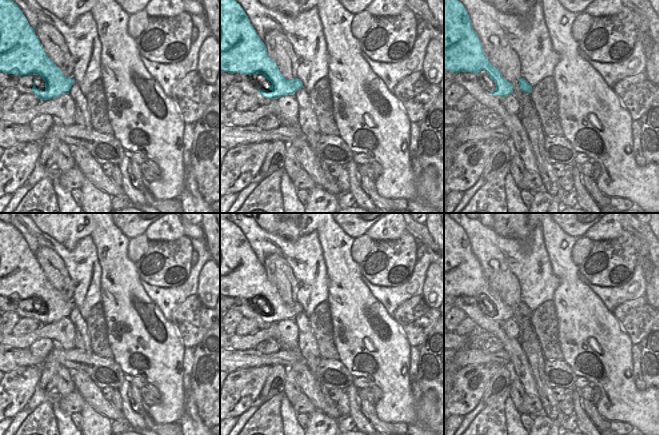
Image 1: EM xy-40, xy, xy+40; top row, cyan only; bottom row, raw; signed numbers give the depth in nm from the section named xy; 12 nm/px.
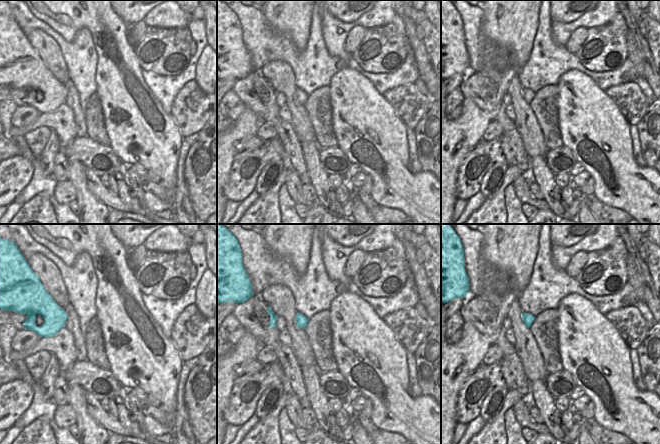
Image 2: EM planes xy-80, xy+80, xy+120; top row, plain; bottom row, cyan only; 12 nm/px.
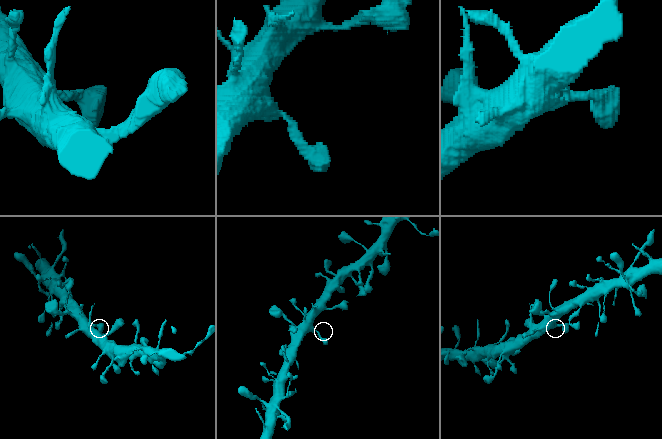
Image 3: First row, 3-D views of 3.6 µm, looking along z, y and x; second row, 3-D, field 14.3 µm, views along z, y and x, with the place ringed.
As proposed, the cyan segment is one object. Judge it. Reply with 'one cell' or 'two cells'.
one cell

